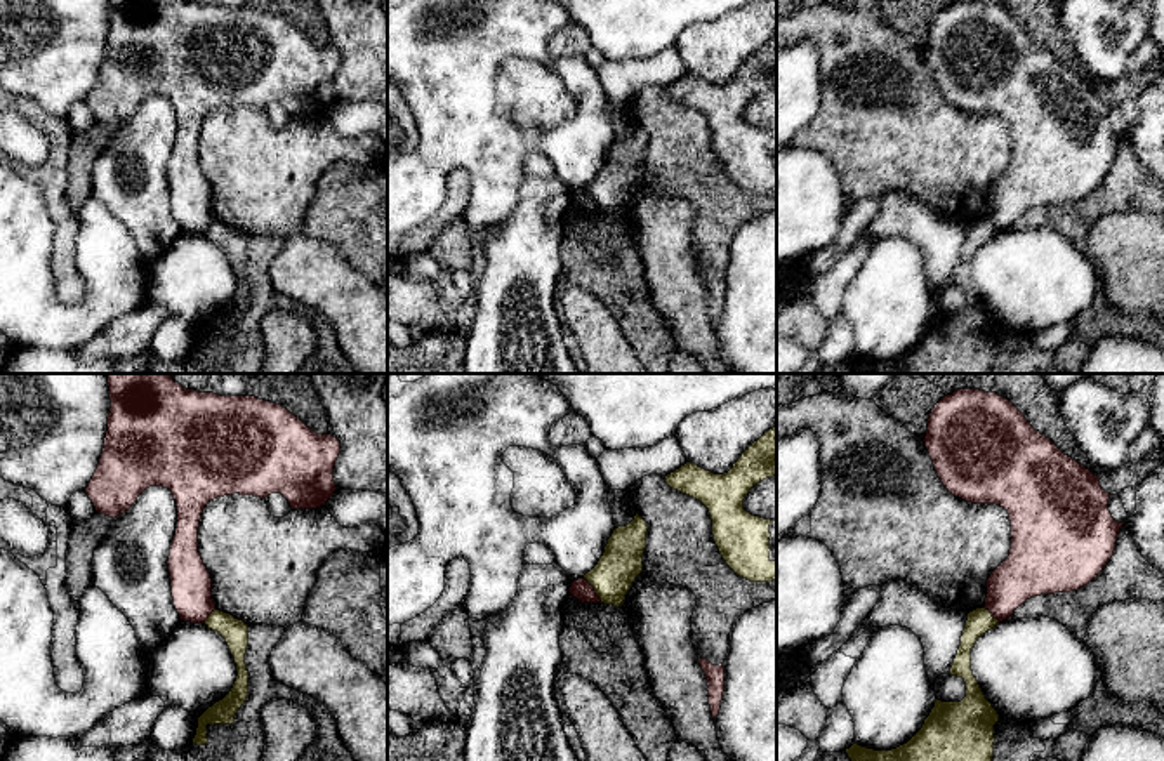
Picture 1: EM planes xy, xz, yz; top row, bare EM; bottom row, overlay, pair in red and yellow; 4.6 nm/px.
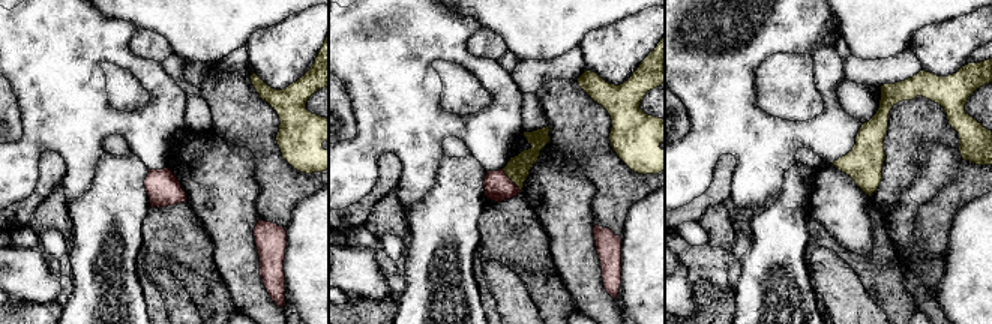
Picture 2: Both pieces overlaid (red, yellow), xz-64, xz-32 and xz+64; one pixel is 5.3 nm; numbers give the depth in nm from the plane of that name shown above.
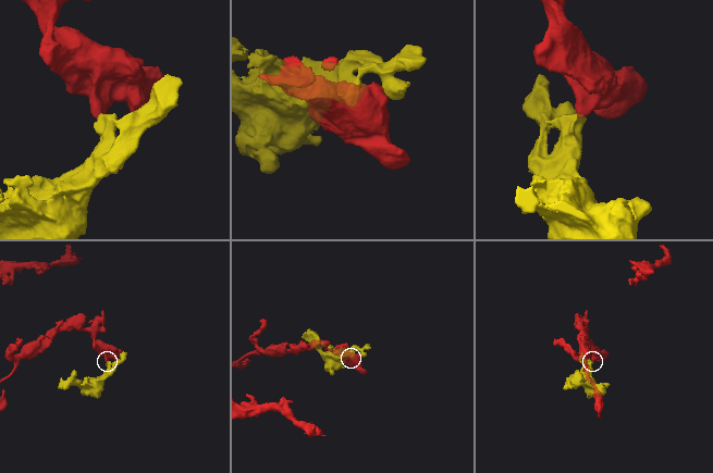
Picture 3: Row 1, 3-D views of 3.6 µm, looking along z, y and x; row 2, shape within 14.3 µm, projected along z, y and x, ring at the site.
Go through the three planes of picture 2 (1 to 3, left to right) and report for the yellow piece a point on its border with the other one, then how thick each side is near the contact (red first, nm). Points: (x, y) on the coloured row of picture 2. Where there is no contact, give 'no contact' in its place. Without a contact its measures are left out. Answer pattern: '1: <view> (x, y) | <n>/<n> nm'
1: no contact
2: xz-32 (511, 180) | 150/130 nm
3: no contact

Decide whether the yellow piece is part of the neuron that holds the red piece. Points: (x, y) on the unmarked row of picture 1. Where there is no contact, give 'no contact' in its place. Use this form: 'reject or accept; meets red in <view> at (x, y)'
reject; meets red in xz at (593, 200)

